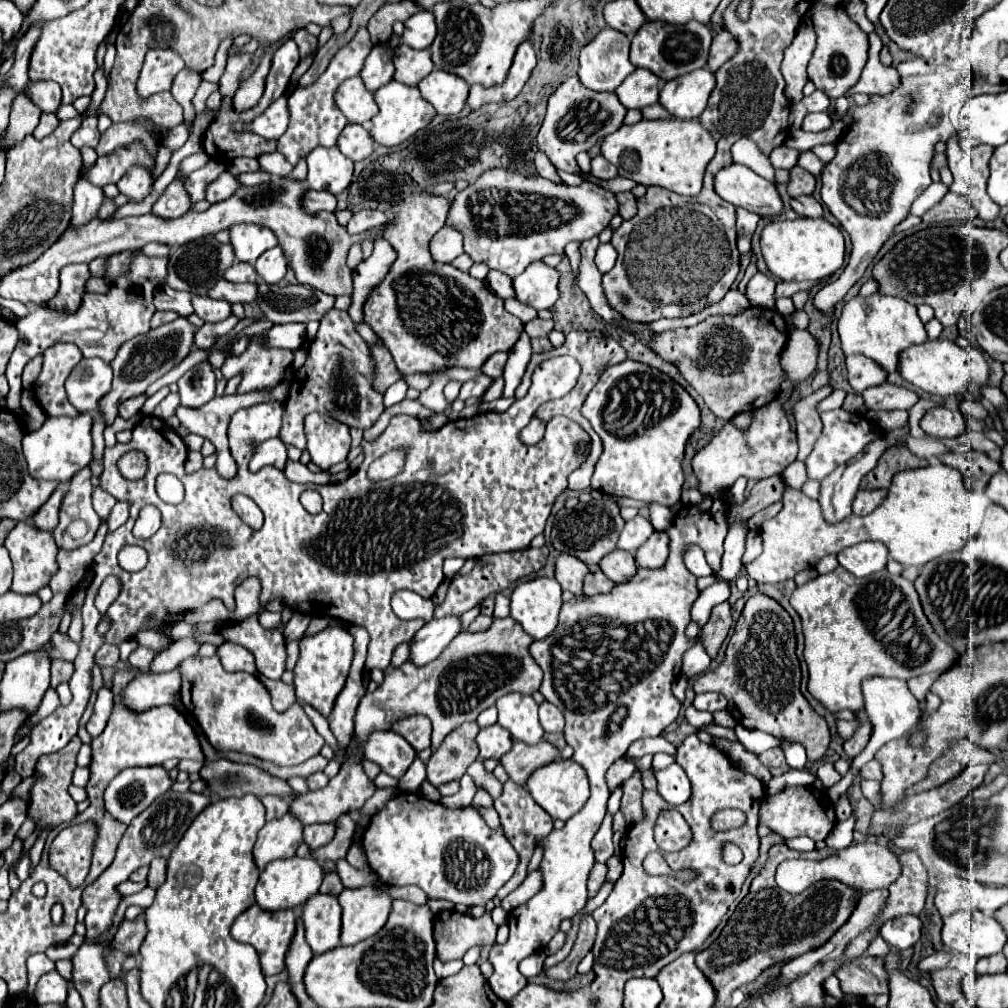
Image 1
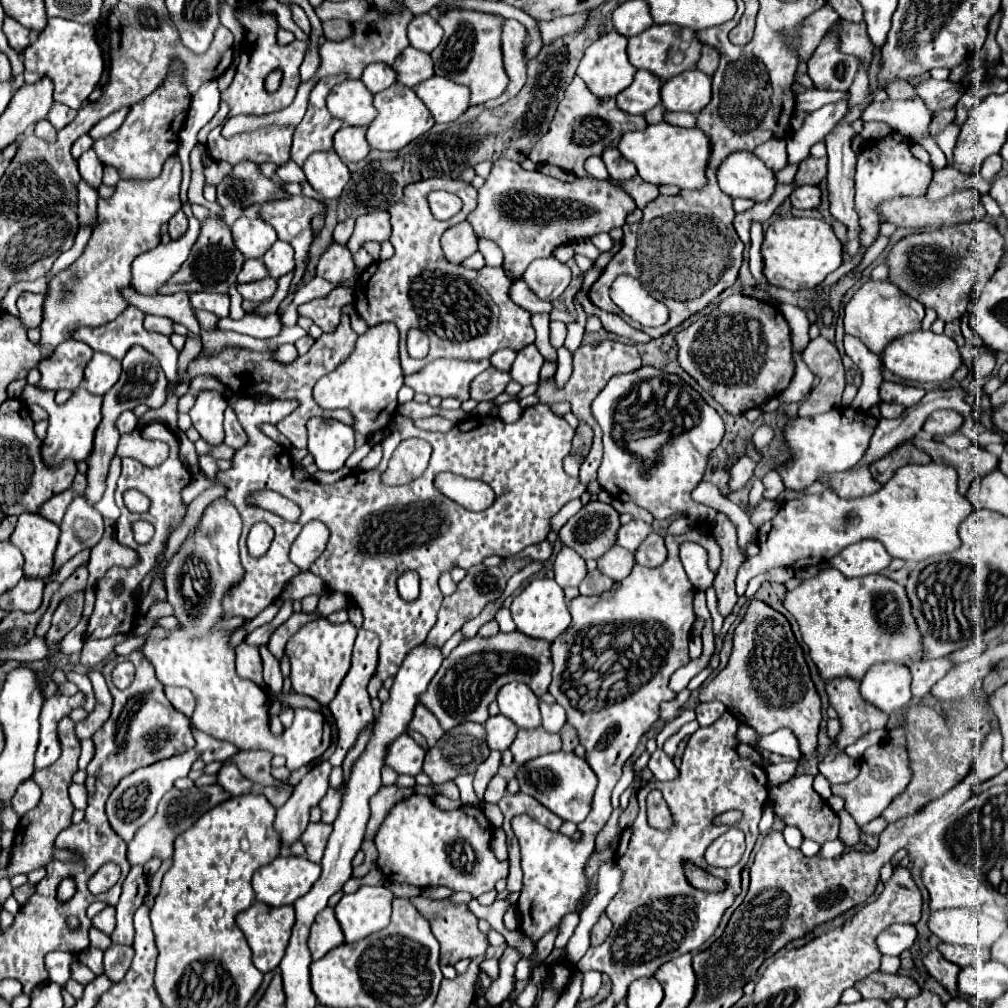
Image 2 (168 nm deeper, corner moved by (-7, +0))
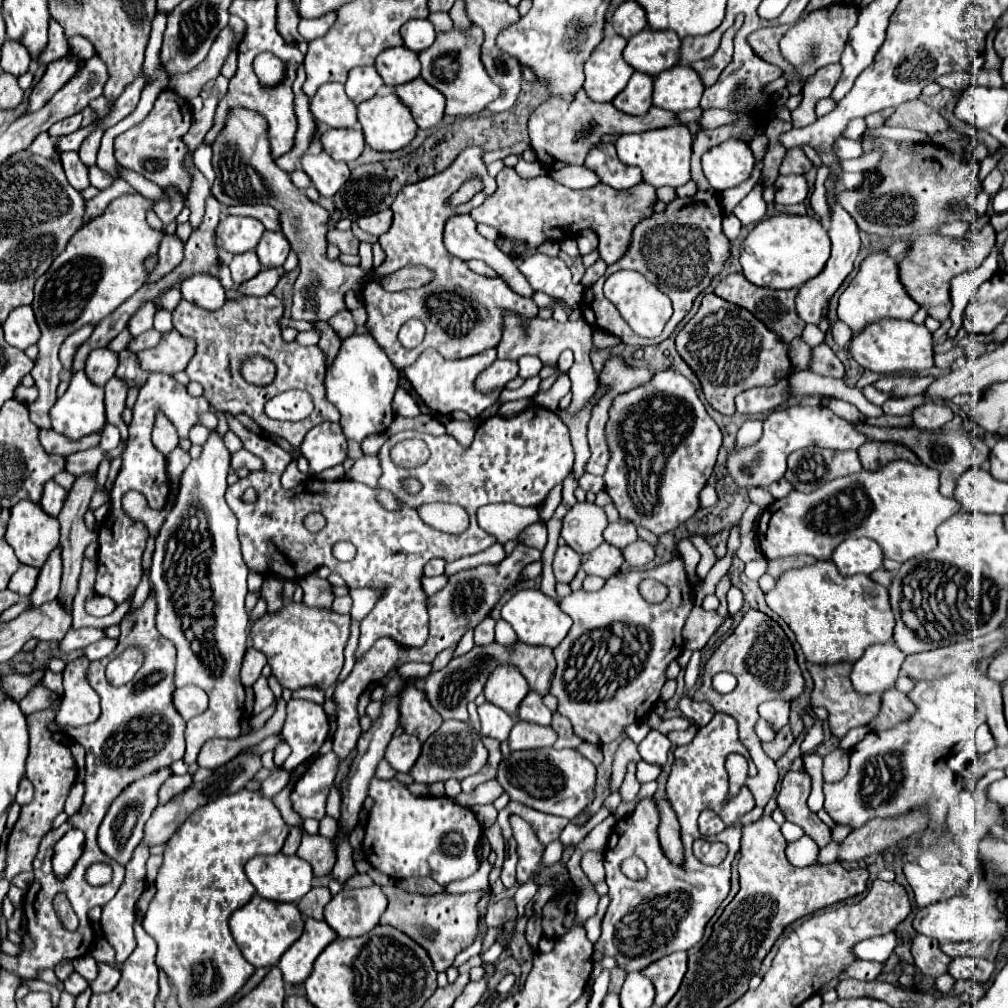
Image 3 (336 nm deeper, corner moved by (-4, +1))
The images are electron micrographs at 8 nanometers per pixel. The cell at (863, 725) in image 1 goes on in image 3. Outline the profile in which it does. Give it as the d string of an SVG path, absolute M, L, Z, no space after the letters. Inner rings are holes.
M807 663L807 671L813 677L813 691L811 691L811 705L813 707L825 707L829 717L827 723L831 727L831 733L837 737L843 737L849 729L867 725L881 707L881 695L861 695L853 689L849 673L851 673L851 663L831 663L829 667L825 665L815 665Z

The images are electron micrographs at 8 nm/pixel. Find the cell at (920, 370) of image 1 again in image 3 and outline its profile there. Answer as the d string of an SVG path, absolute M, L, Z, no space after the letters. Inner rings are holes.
M879 319L877 323L871 323L871 327L853 335L853 343L849 343L847 349L863 369L875 373L915 373L933 367L931 333L913 321Z

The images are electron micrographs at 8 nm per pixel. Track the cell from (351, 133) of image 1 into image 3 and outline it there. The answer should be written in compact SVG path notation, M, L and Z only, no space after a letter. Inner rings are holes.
M327 129L321 135L323 151L329 153L337 161L355 161L365 147L365 139L361 131L355 129Z

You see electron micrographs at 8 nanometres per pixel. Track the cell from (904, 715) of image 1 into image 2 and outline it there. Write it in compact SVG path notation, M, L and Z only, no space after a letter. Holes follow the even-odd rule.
M874 664L860 682L860 694L866 702L880 708L888 716L904 716L912 702L910 670L898 664Z

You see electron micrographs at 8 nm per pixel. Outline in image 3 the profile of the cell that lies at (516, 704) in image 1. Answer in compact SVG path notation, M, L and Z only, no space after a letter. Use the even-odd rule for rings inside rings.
M499 665L487 677L483 693L489 703L495 703L503 711L507 711L511 717L515 717L521 699L525 699L525 695L529 693L529 685L525 677L517 671L517 667Z

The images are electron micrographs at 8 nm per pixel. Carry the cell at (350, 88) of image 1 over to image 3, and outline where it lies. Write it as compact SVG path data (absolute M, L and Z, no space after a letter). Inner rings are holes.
M325 83L311 97L311 115L327 127L355 127L357 105L345 95L341 83Z

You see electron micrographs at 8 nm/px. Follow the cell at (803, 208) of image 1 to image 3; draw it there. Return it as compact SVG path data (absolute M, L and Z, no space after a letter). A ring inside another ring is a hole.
M779 175L775 185L775 203L781 205L795 205L795 203L803 203L809 187L803 175Z

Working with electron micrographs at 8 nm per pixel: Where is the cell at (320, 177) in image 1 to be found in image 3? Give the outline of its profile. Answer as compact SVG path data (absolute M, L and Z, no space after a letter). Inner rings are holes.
M325 151L321 153L305 153L303 171L315 183L317 191L323 197L333 197L349 179L349 167L343 161L333 161Z

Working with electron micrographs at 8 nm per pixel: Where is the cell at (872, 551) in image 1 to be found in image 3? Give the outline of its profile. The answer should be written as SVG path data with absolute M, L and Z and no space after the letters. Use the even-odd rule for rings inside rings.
M845 539L833 551L831 561L837 565L841 575L869 575L881 567L883 553L873 539Z

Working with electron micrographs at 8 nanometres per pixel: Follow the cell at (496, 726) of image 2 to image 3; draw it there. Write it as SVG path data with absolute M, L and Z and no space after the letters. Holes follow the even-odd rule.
M483 703L477 707L479 719L481 719L481 735L493 737L499 741L505 741L509 737L509 729L513 727L513 717L507 715L501 707L493 703Z

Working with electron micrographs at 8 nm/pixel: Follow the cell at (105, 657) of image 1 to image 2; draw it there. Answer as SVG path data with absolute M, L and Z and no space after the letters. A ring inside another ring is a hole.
M120 634L120 636L112 636L112 638L104 638L104 640L88 640L82 648L82 654L80 654L80 664L84 668L94 668L98 662L104 662L110 658L110 654L114 654L114 648L124 642L126 636Z

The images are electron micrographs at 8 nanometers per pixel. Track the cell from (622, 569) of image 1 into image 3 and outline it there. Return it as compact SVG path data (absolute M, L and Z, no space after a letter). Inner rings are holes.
M601 543L597 549L587 553L581 561L581 569L587 575L597 575L603 579L609 579L611 575L615 575L621 565L623 565L621 551L609 543Z

